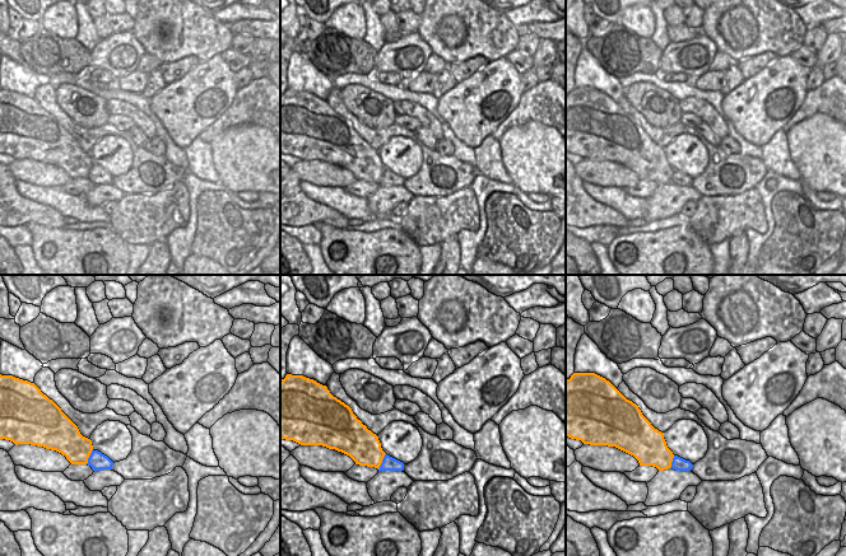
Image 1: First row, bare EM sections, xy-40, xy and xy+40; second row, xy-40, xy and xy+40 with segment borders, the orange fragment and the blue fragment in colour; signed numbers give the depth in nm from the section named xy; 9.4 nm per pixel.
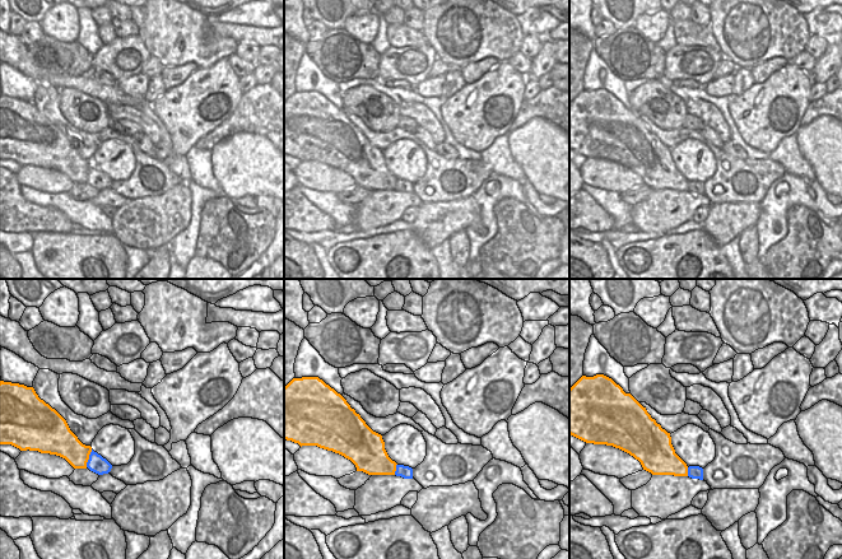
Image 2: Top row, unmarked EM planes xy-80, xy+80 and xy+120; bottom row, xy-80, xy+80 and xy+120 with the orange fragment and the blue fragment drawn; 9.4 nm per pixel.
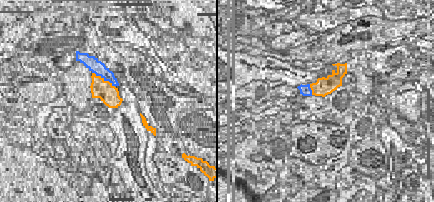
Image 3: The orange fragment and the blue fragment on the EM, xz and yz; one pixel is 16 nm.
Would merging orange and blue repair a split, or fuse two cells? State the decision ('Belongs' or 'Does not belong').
Does not belong

